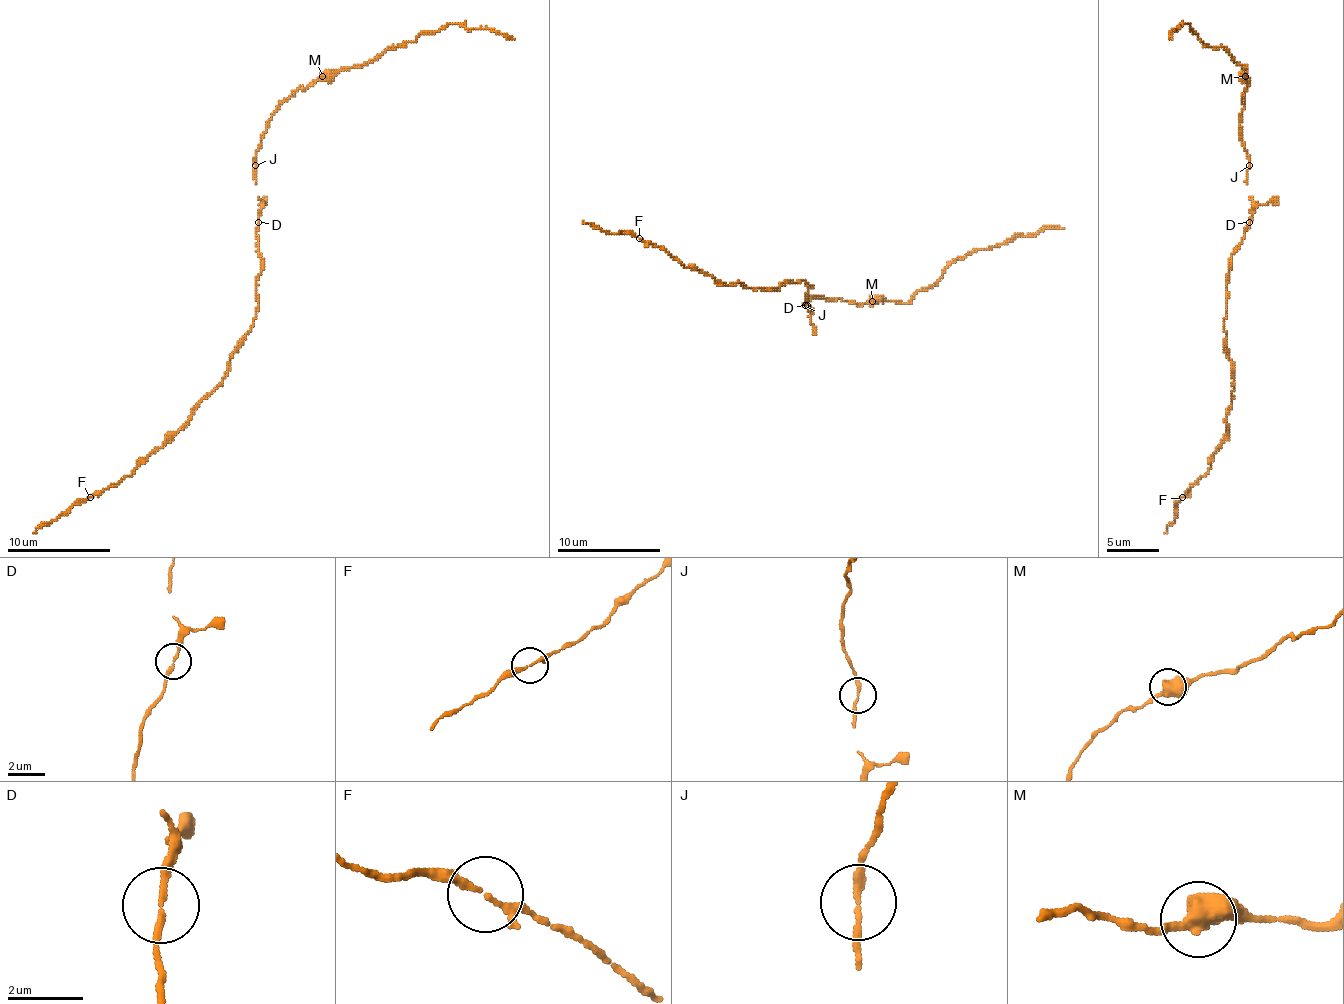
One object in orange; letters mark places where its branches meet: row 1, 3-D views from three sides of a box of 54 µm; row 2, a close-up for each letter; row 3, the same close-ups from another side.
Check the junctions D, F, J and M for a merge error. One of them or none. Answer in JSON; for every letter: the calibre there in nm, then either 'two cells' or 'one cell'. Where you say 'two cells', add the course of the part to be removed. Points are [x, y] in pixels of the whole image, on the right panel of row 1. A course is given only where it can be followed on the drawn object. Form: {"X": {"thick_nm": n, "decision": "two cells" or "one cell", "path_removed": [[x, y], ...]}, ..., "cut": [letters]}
{"D": {"thick_nm": 150, "decision": "one cell"}, "F": {"thick_nm": 130, "decision": "one cell"}, "J": {"thick_nm": 160, "decision": "one cell"}, "M": {"thick_nm": 550, "decision": "one cell"}, "cut": []}

